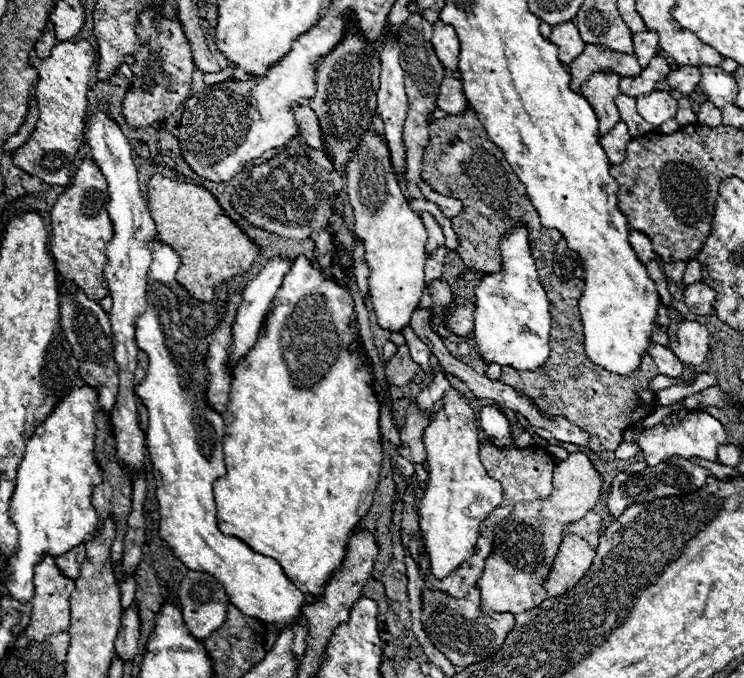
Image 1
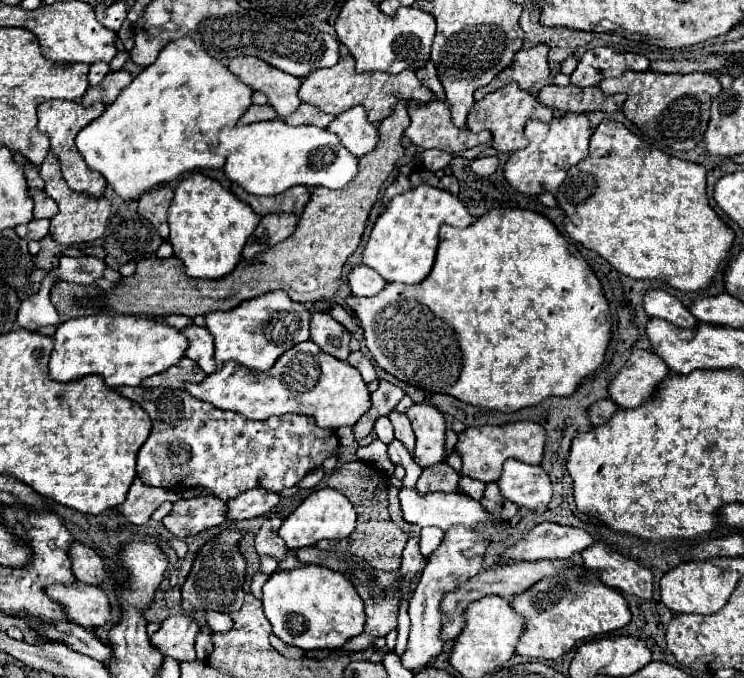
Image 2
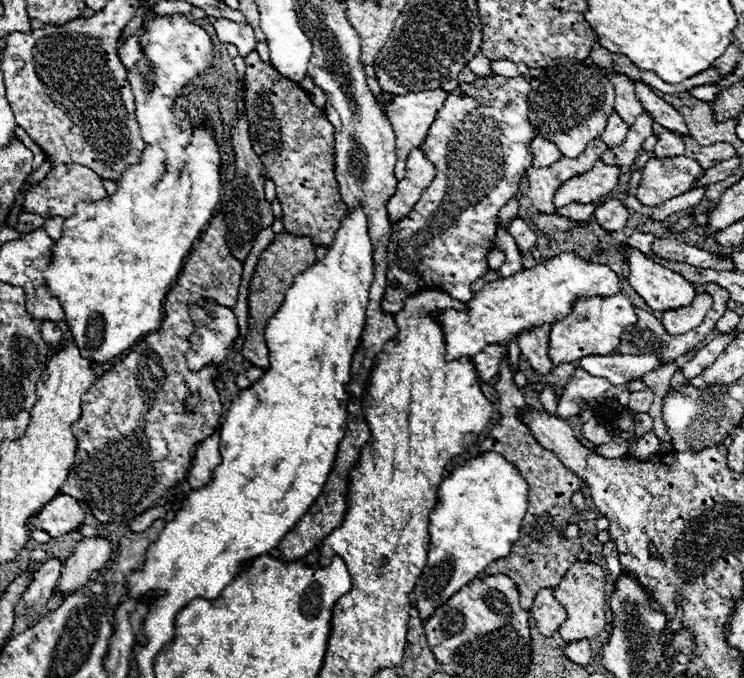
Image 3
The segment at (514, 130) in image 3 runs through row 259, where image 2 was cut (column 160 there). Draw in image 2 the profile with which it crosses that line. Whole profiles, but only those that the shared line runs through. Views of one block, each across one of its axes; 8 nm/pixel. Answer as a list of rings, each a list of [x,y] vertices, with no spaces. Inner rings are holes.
[[[122,386],[116,392],[122,396],[130,396],[152,418],[152,432],[144,442],[144,446],[140,448],[138,464],[136,464],[138,476],[148,486],[160,486],[178,494],[190,488],[204,488],[212,492],[216,498],[228,502],[250,488],[266,488],[272,492],[292,488],[308,472],[320,468],[328,456],[338,454],[338,436],[334,434],[334,430],[320,428],[318,432],[318,426],[312,420],[312,416],[282,414],[282,416],[270,416],[266,420],[254,422],[236,412],[220,410],[204,400],[198,400],[190,396],[186,390]]]

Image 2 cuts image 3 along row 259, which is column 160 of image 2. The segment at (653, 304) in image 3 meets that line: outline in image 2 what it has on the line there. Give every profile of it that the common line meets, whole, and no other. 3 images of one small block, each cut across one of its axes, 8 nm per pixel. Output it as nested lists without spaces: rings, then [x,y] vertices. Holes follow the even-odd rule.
[[[176,614],[168,616],[160,630],[150,638],[150,642],[164,654],[176,660],[196,660],[194,654],[194,640],[200,634],[200,626],[194,618]]]

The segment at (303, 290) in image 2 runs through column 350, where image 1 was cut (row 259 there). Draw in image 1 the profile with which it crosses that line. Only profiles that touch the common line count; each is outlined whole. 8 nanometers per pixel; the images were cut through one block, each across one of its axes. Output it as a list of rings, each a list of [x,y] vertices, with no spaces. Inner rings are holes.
[[[154,174],[146,188],[148,210],[156,222],[158,240],[172,246],[180,256],[180,268],[176,272],[178,284],[196,300],[218,302],[216,288],[234,276],[244,276],[252,268],[258,248],[240,232],[240,228],[222,212],[214,196],[202,186],[180,184]]]

